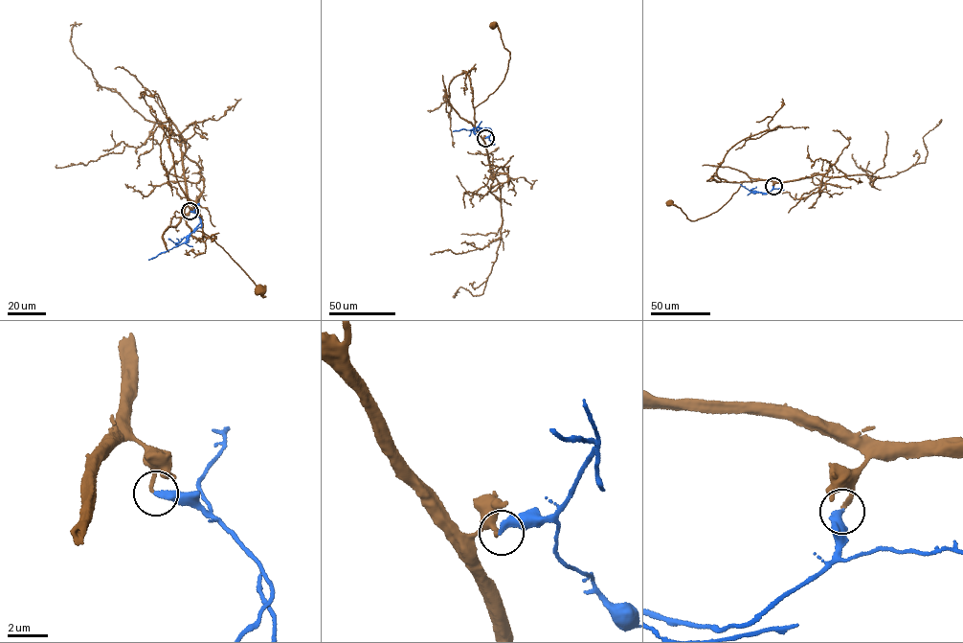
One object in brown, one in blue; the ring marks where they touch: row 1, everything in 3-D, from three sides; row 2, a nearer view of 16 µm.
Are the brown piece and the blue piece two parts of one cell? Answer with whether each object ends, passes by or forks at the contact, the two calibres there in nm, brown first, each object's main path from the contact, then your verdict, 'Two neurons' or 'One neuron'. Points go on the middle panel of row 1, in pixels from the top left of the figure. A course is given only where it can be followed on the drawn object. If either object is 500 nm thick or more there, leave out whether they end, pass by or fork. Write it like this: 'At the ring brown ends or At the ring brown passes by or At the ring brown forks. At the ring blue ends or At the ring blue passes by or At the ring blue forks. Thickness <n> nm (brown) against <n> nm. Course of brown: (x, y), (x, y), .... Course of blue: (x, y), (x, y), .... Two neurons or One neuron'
At the ring brown ends. At the ring blue ends. Thickness 170 nm (brown) against 400 nm. Course of brown: (485, 138), (475, 127), (474, 108), (502, 82), (509, 59), (499, 29), (493, 25). Course of blue: (485, 138), (491, 132), (478, 127), (453, 131). One neuron

